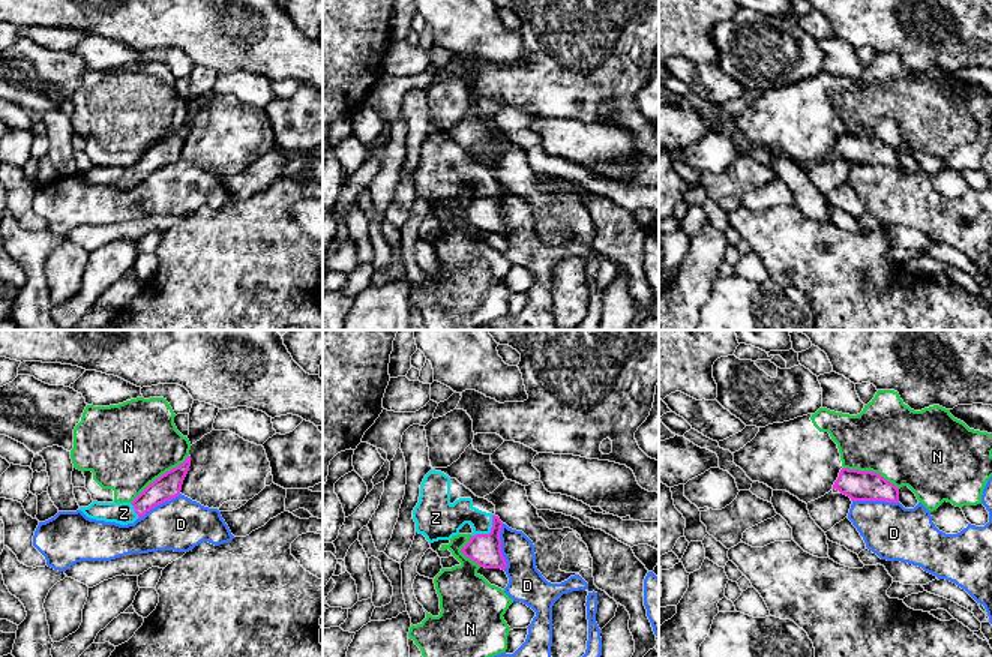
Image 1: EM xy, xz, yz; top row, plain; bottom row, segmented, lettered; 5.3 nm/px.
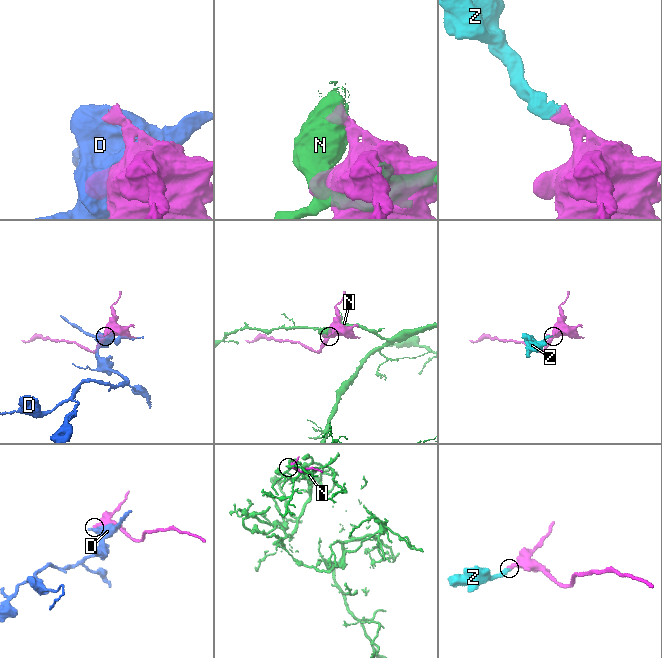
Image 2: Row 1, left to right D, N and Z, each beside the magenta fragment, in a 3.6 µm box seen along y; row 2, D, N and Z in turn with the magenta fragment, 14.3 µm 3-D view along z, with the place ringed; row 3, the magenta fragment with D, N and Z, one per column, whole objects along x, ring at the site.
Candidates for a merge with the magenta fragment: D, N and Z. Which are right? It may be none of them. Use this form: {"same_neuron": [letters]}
{"same_neuron": ["Z"]}

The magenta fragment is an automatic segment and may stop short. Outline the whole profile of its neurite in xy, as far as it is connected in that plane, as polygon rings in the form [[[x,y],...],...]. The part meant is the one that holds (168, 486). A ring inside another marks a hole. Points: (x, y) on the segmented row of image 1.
[[[191,456],[183,464],[167,471],[150,483],[132,502],[98,502],[80,510],[90,519],[116,522],[120,525],[134,524],[156,506],[180,495],[183,480],[191,466]]]

